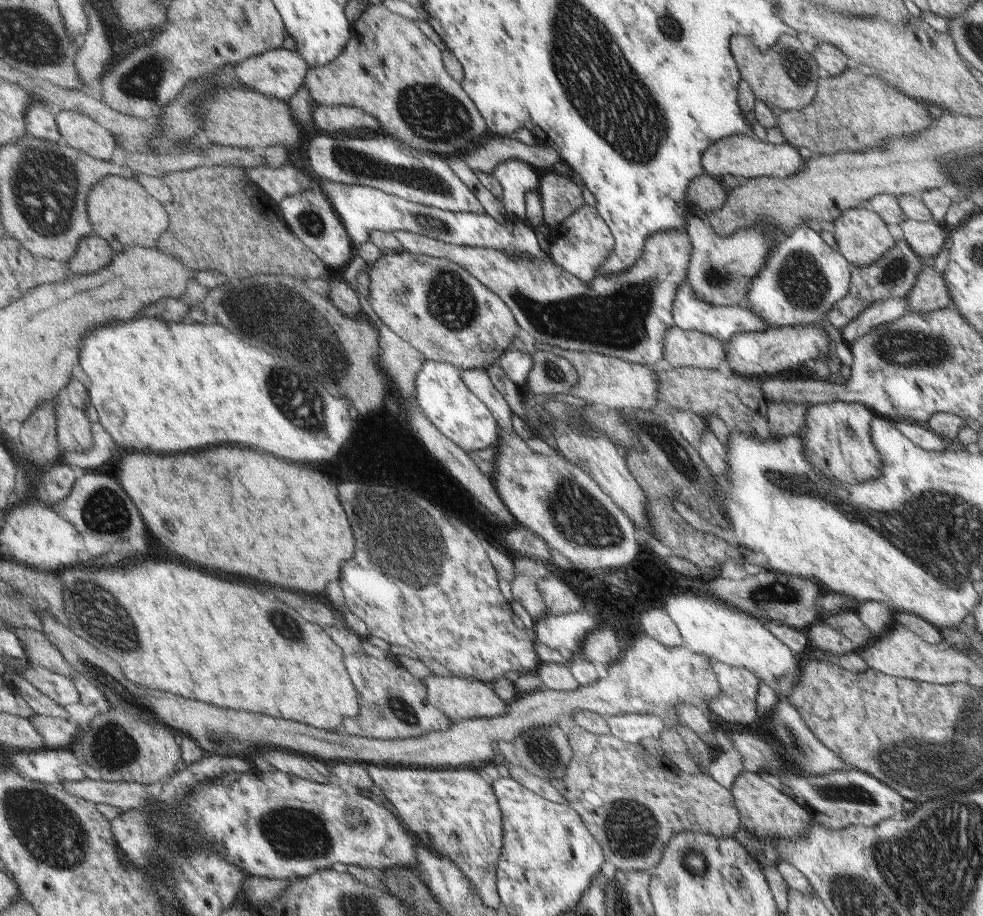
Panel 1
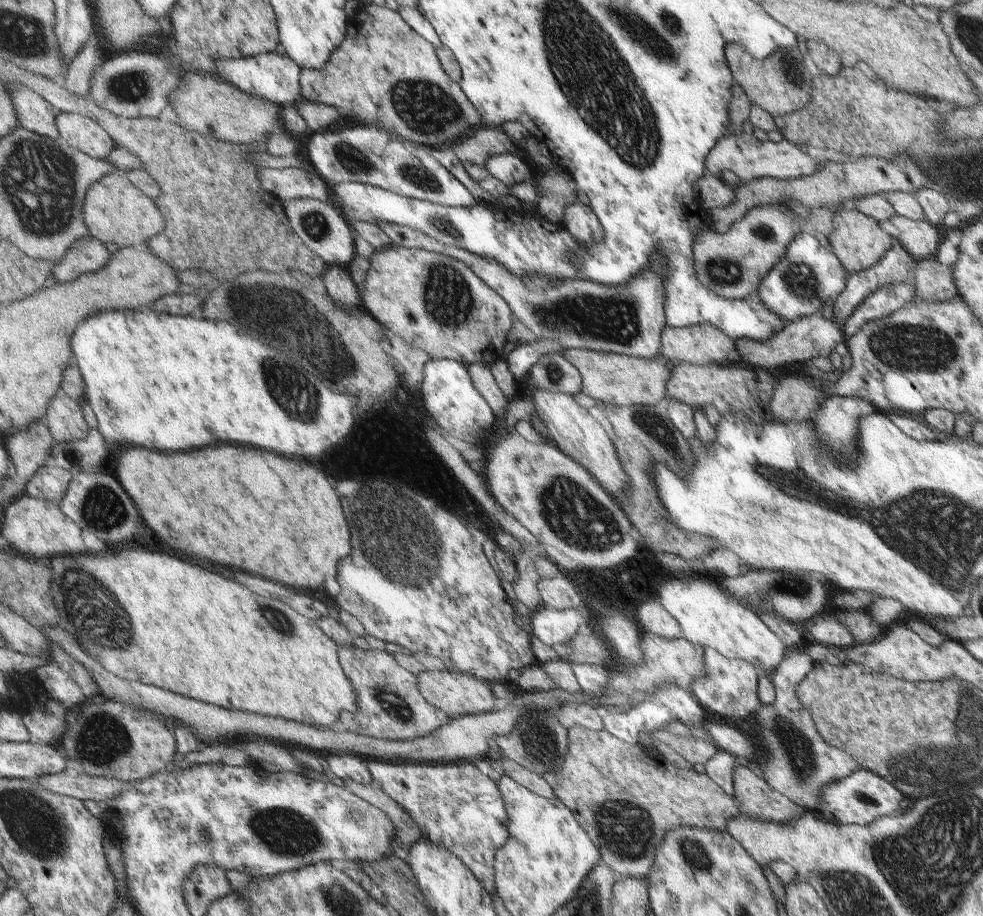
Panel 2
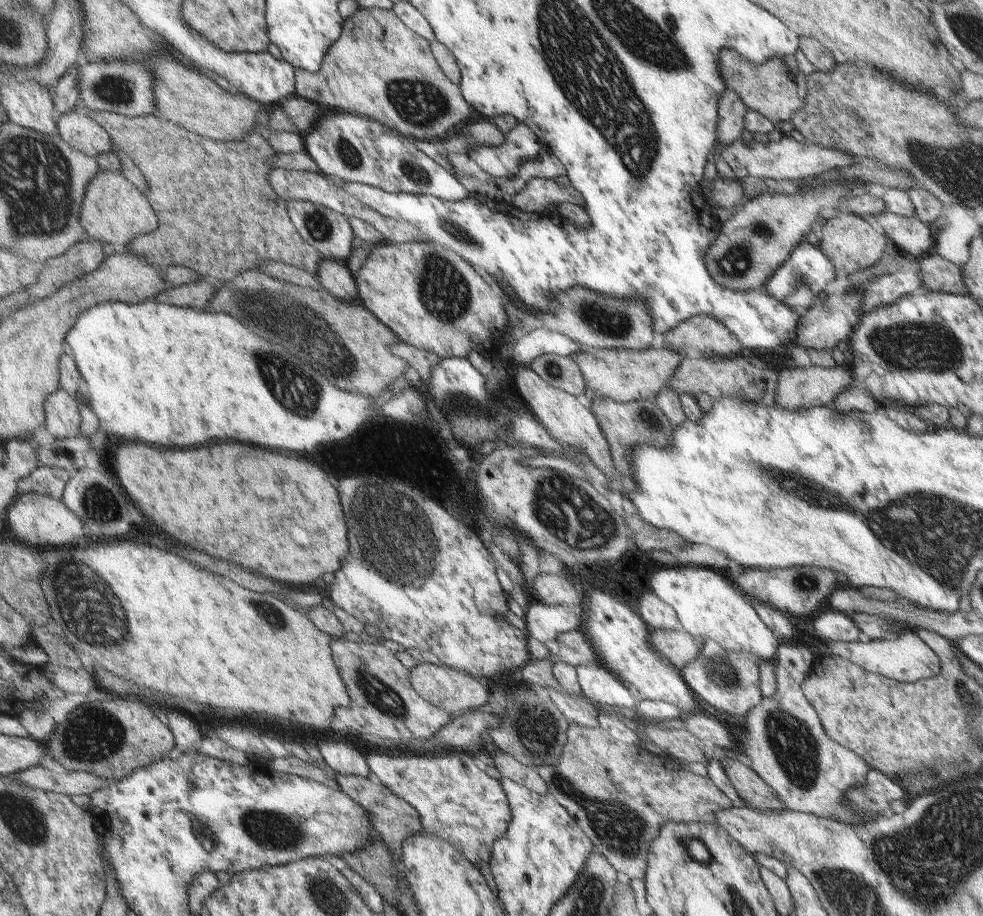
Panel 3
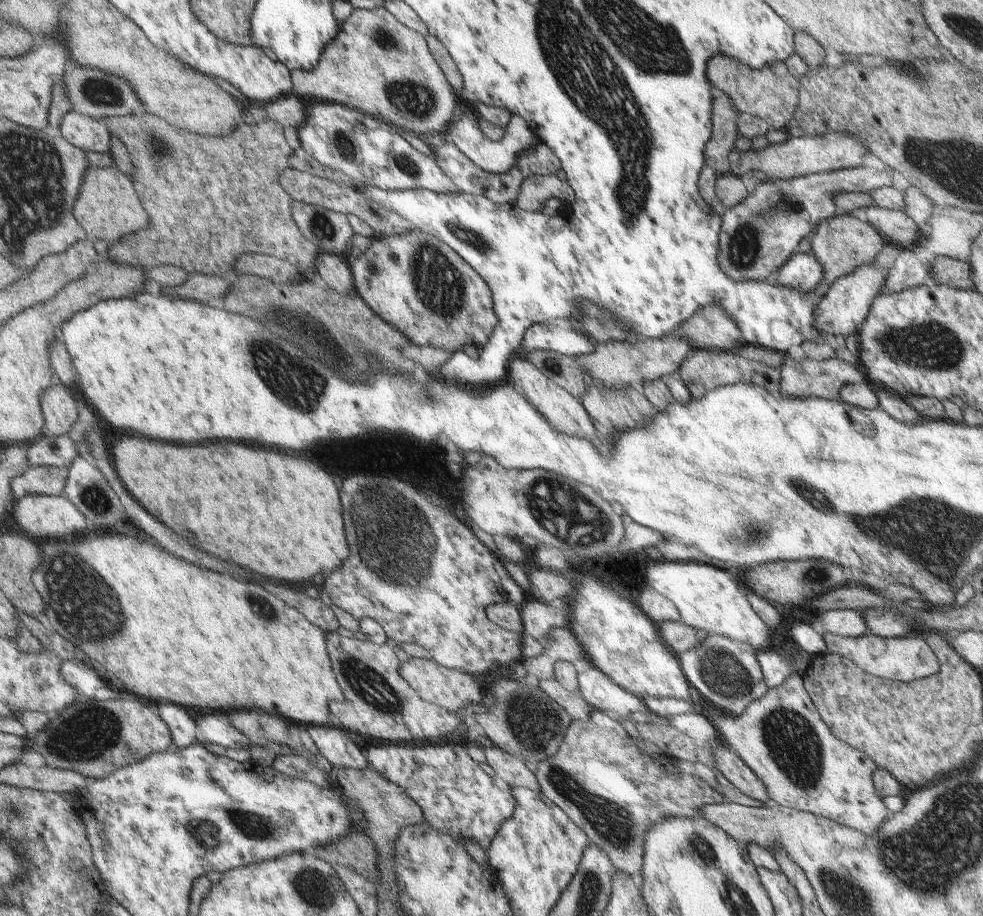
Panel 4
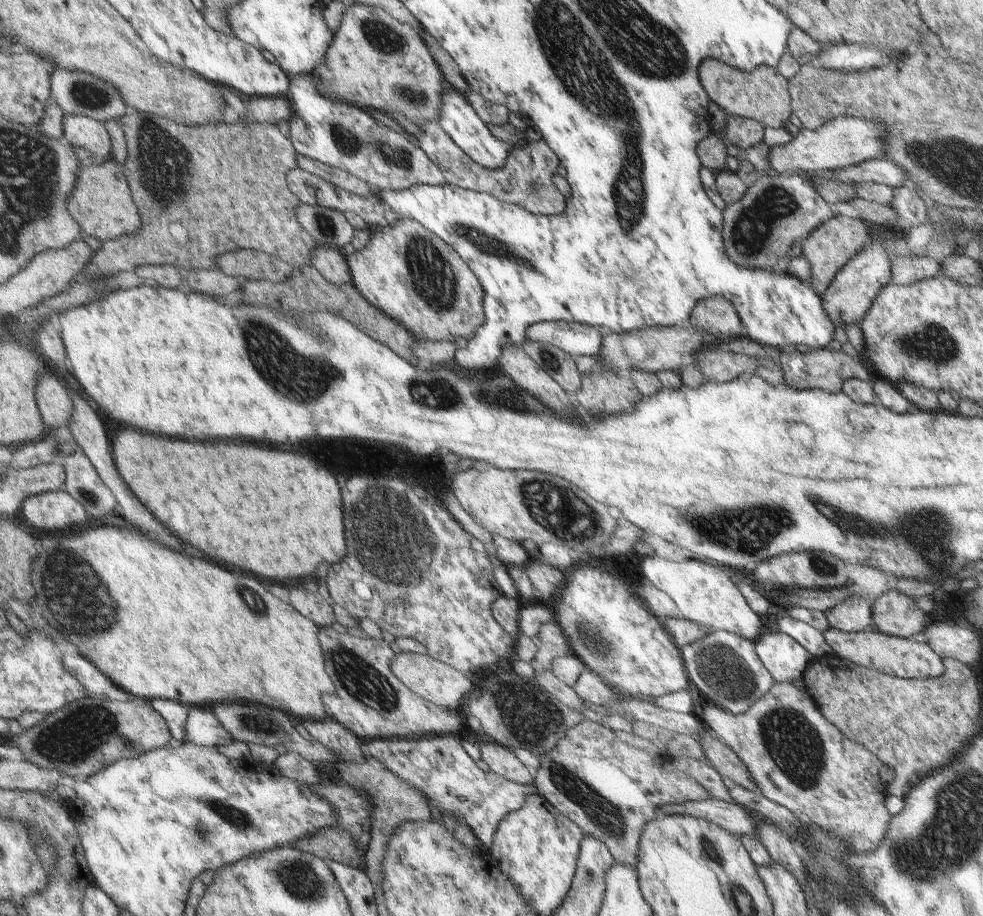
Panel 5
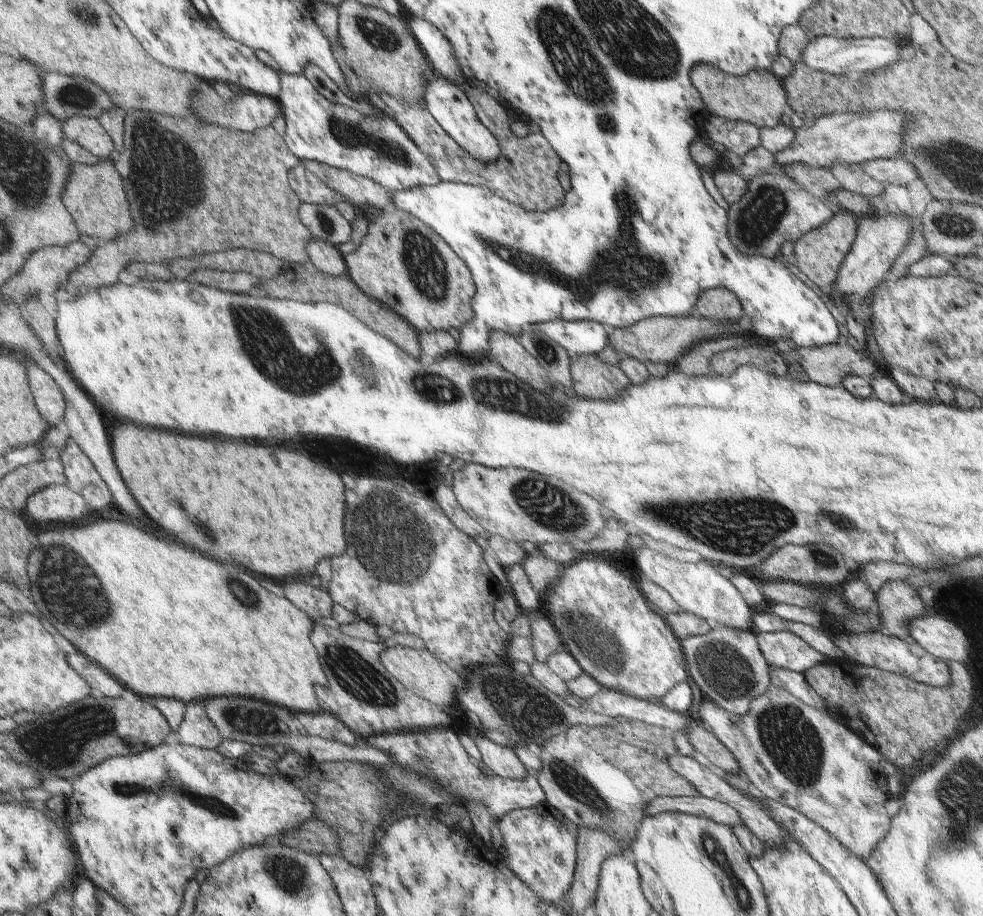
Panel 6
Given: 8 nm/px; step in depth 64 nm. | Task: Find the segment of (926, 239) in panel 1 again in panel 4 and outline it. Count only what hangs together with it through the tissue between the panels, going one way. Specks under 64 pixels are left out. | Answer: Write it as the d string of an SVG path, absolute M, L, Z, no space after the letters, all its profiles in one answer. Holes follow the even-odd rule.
M875 204L859 206L859 210L865 214L867 224L877 230L885 240L909 250L909 246L917 238L917 226L899 210L887 210L879 208Z

